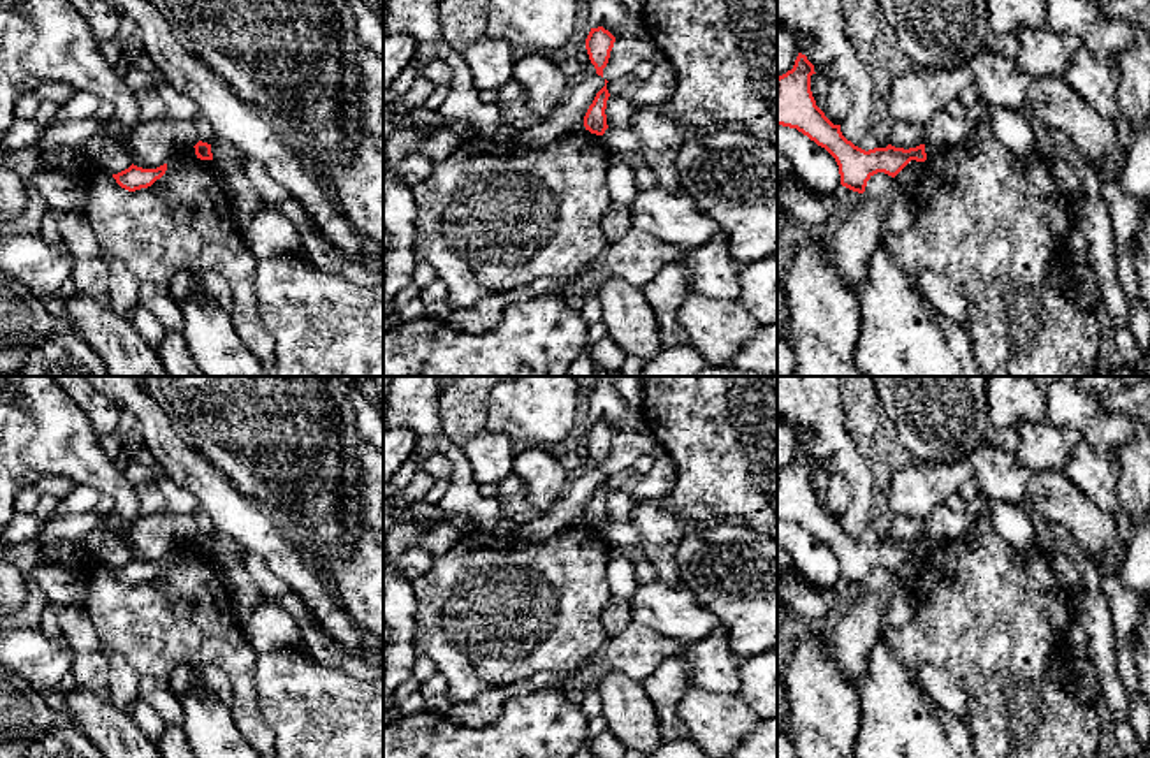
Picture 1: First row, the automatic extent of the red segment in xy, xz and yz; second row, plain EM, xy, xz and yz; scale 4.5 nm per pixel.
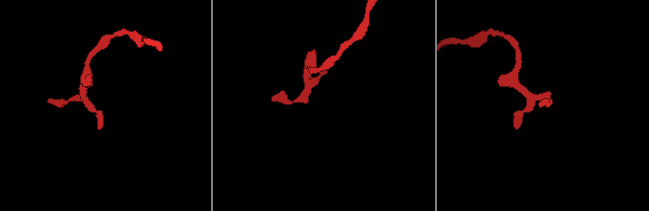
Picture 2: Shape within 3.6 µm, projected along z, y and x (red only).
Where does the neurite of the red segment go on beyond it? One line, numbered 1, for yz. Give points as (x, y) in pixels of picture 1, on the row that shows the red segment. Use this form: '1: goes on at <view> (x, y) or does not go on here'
1: does not go on here

